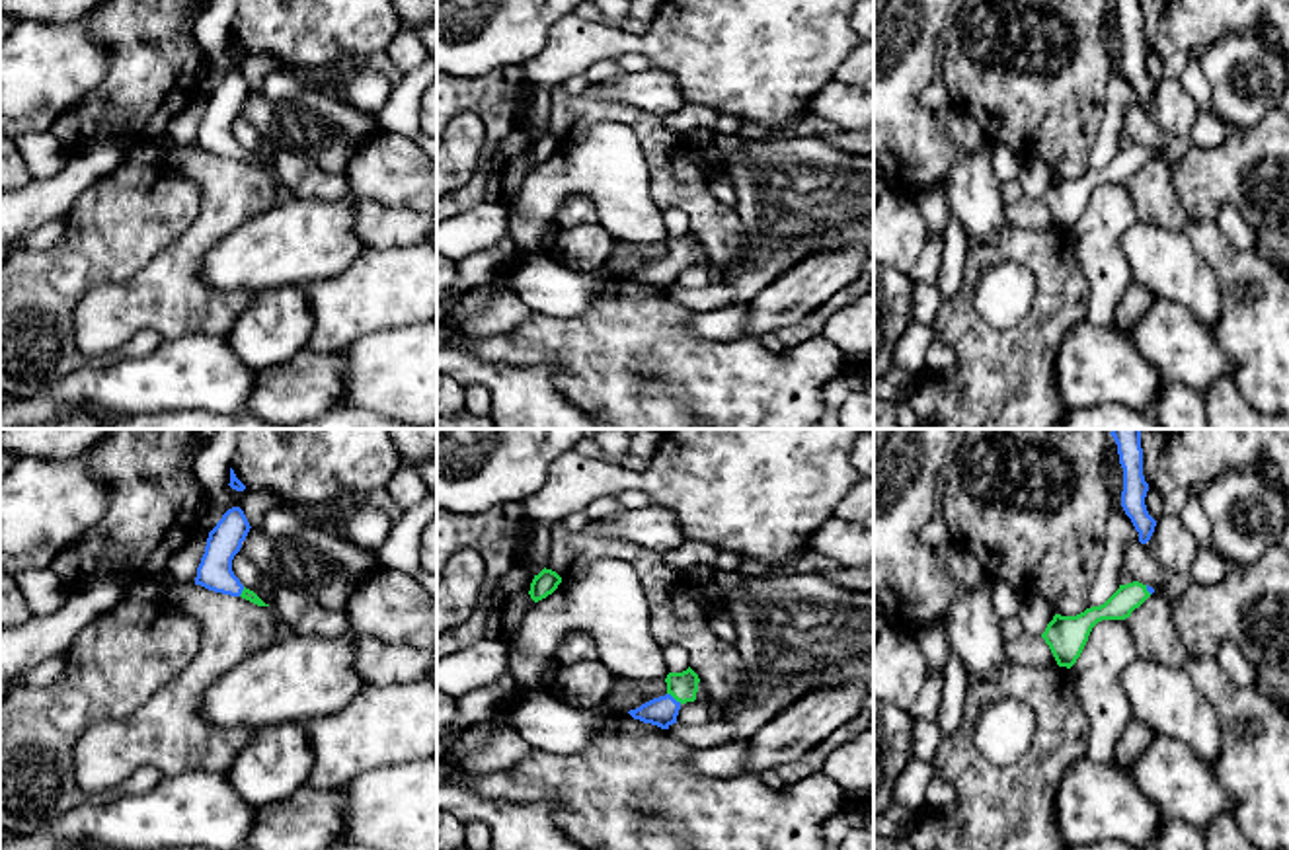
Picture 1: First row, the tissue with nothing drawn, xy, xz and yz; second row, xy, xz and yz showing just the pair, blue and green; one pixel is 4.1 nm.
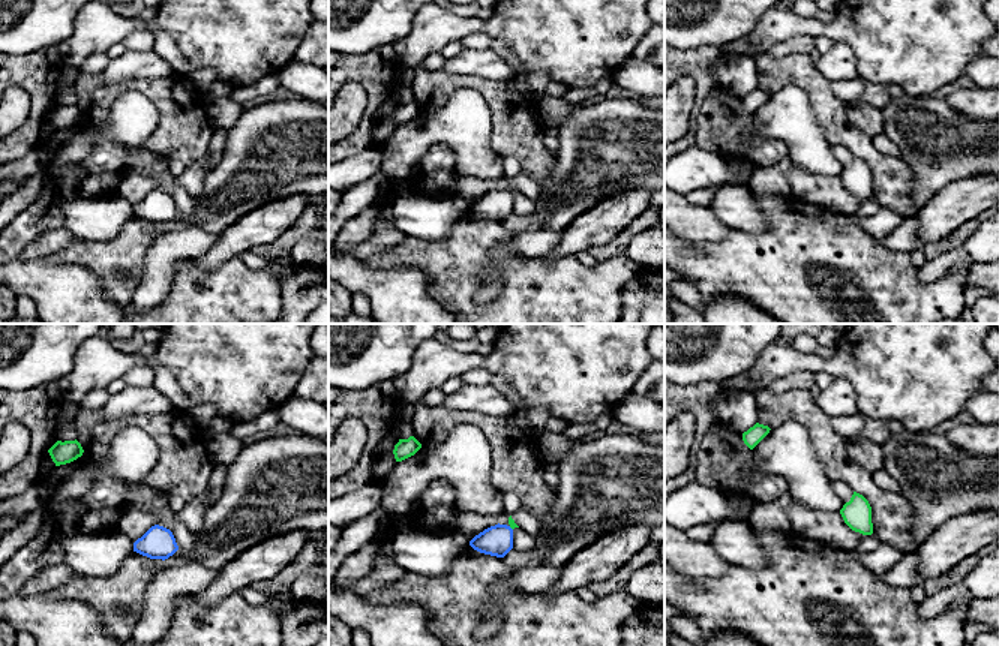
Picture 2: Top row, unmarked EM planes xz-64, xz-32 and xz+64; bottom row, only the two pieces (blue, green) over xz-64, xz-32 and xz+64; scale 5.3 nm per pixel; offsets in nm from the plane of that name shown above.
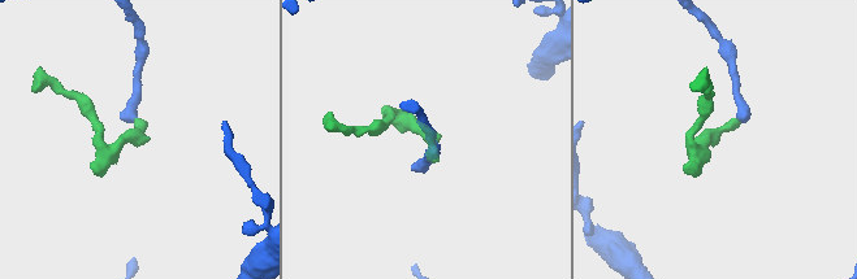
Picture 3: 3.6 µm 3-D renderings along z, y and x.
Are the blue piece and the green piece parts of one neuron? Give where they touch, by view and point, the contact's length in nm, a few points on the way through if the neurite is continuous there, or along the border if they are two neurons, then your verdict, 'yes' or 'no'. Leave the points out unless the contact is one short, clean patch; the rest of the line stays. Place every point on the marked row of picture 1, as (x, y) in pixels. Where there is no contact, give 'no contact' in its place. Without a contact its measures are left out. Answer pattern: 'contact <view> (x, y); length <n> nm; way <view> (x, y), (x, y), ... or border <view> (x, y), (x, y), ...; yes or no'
contact xz (673, 698); length 80 nm; way xz (664, 710), (673, 698), (683, 687); yes

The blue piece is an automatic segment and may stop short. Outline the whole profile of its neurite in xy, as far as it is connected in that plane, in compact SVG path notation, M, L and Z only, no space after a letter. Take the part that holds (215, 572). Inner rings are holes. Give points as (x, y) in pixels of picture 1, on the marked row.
M232 507L222 515L216 526L209 532L195 585L215 593L242 597L257 606L269 606L254 591L246 589L232 571L232 560L240 552L250 528L252 526L240 507Z

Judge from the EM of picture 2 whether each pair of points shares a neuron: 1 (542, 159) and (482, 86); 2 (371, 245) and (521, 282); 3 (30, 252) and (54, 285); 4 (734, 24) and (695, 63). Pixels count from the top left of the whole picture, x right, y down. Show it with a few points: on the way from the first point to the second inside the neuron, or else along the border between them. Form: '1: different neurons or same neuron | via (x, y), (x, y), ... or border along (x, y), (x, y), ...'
1: same neuron | via (524, 141), (500, 104)
2: different neurons | border along (405, 236), (390, 248), (372, 254), (362, 261)
3: different neurons | border along (44, 257), (21, 260)
4: different neurons | border along (717, 45), (680, 51)

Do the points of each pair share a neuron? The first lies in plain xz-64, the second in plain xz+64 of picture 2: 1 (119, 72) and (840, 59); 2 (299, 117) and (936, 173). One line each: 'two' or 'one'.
1: one
2: one

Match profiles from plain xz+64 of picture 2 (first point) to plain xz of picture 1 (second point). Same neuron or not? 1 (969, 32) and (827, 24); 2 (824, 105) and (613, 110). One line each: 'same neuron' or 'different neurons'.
1: same neuron
2: same neuron

